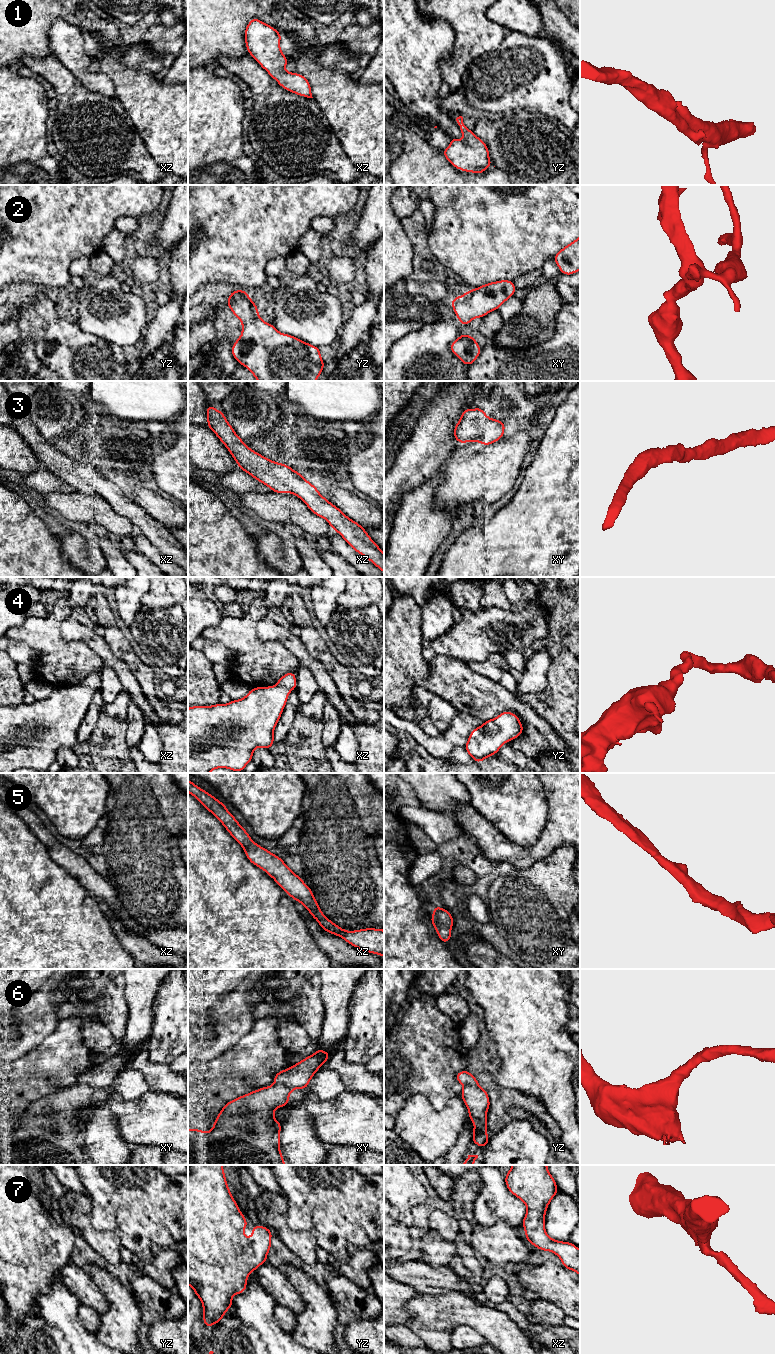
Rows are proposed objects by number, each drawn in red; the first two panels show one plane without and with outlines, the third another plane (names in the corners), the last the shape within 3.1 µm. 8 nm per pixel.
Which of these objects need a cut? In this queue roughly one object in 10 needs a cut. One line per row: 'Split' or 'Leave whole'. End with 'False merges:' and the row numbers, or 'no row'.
1: Leave whole
2: Leave whole
3: Leave whole
4: Leave whole
5: Leave whole
6: Leave whole
7: Leave whole
False merges: no row

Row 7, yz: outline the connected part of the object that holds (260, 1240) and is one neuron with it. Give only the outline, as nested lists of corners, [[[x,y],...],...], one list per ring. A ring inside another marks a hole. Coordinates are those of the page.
[[[188,1165],[188,1285],[190,1285],[202,1302],[203,1321],[205,1328],[211,1327],[219,1323],[226,1311],[233,1307],[232,1296],[242,1294],[246,1291],[248,1275],[258,1269],[258,1267],[267,1261],[267,1254],[271,1247],[272,1231],[264,1226],[253,1225],[252,1236],[248,1239],[244,1234],[244,1229],[248,1222],[241,1213],[236,1201],[234,1200],[230,1189],[227,1185],[225,1173],[222,1165]]]

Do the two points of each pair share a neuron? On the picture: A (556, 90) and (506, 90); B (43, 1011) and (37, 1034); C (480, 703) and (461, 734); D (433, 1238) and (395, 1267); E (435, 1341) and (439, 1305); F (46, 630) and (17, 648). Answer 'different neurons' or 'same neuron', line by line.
A: same neuron
B: same neuron
C: different neurons
D: different neurons
E: same neuron
F: different neurons

